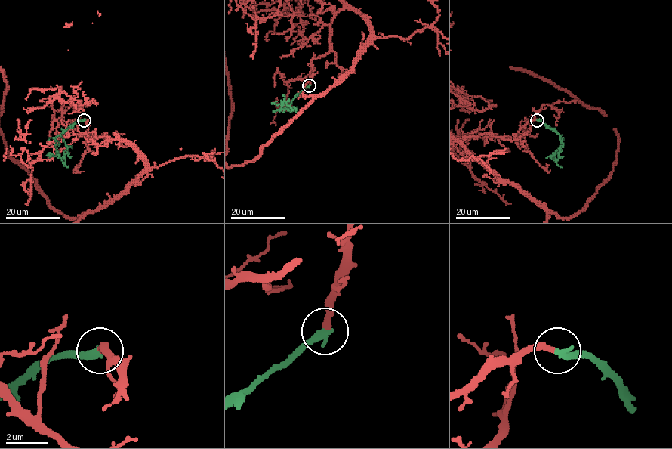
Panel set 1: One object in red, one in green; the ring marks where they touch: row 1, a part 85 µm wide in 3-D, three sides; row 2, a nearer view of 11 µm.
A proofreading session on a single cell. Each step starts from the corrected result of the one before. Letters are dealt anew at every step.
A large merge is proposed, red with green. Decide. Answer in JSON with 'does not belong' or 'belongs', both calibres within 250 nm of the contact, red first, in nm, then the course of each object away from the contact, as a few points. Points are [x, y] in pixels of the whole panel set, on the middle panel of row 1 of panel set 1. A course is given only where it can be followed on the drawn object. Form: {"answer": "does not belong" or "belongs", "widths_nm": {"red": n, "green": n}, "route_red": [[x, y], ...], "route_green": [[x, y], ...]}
{"answer": "belongs", "widths_nm": {"red": 320, "green": 360}, "route_green": [[309, 85], [287, 106], [291, 112], [291, 105], [293, 110]]}

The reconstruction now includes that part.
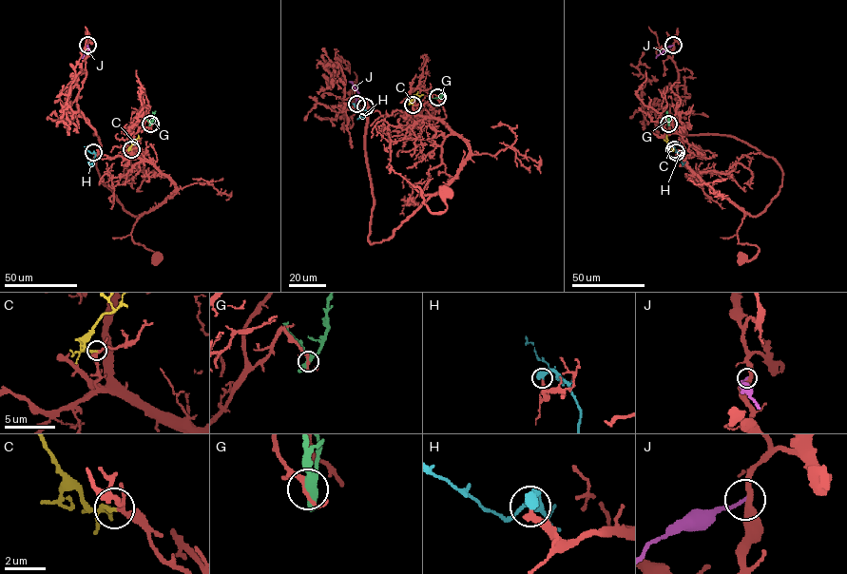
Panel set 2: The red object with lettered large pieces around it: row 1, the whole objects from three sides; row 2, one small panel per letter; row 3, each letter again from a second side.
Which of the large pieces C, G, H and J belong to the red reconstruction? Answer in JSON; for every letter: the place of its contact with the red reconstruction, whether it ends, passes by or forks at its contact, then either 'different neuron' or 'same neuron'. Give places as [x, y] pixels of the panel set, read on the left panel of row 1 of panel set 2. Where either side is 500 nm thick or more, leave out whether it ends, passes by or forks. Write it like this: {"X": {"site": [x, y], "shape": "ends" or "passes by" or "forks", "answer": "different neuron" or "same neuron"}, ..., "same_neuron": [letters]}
{"C": {"site": [131, 149], "shape": "ends", "answer": "same neuron"}, "G": {"site": [150, 124], "shape": "forks", "answer": "different neuron"}, "H": {"site": [93, 152], "answer": "same neuron"}, "J": {"site": [87, 45], "shape": "ends", "answer": "different neuron"}, "same_neuron": ["C", "H"]}

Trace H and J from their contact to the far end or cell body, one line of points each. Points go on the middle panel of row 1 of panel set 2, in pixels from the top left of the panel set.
H: (365, 107), (367, 112), (357, 119)
J: (356, 104), (358, 93), (349, 81)

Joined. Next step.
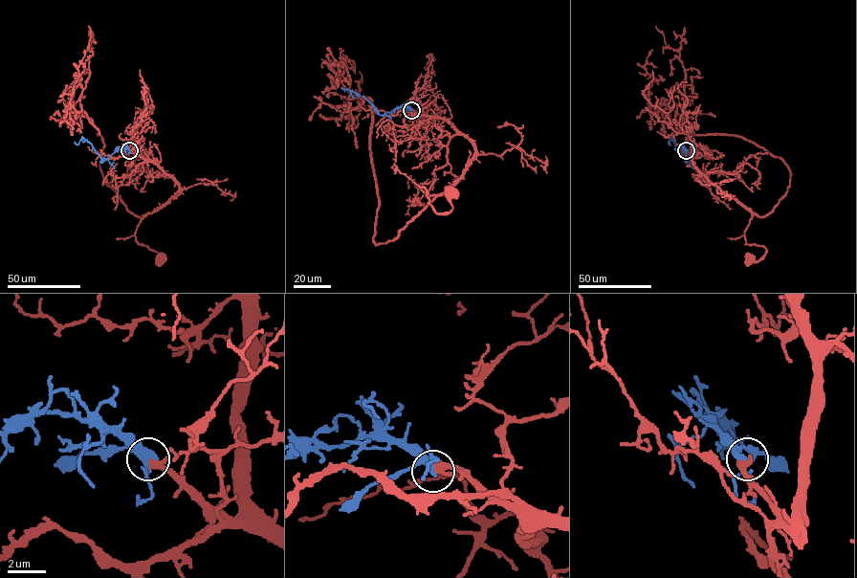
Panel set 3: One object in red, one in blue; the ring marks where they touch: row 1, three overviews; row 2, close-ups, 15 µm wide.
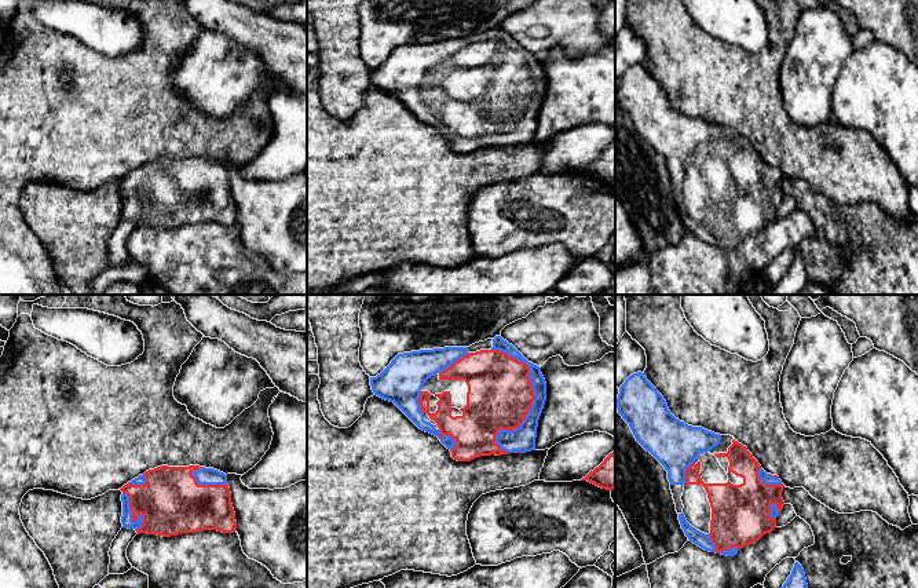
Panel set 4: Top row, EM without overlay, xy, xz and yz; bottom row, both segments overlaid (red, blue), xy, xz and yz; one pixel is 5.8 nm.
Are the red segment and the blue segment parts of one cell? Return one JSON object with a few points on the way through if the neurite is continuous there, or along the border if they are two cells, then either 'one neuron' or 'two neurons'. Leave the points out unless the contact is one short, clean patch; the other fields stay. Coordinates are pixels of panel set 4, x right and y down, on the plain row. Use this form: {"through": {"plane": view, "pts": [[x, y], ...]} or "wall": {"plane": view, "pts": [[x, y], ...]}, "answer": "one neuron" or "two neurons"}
{"answer": "one neuron"}

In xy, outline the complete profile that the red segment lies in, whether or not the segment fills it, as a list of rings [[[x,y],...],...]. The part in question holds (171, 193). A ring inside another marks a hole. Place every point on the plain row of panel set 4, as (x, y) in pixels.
[[[161,157],[121,180],[122,219],[162,229],[217,222],[234,224],[227,167],[200,157]]]

